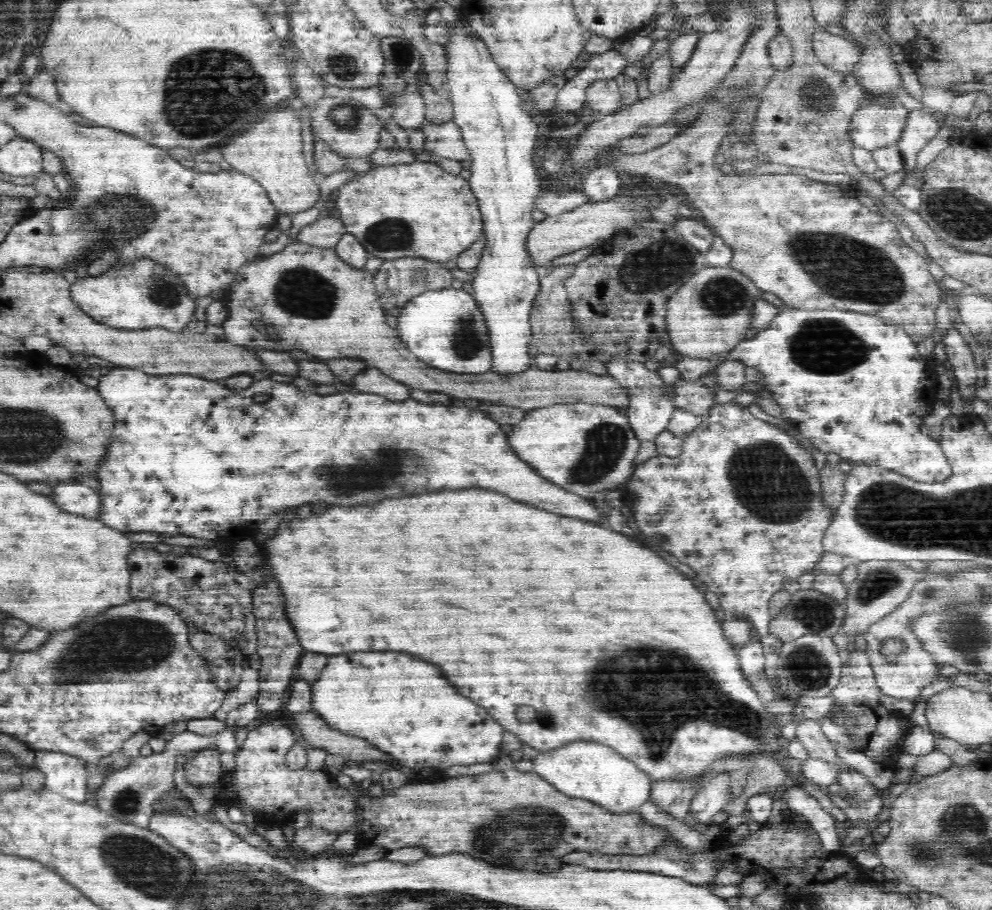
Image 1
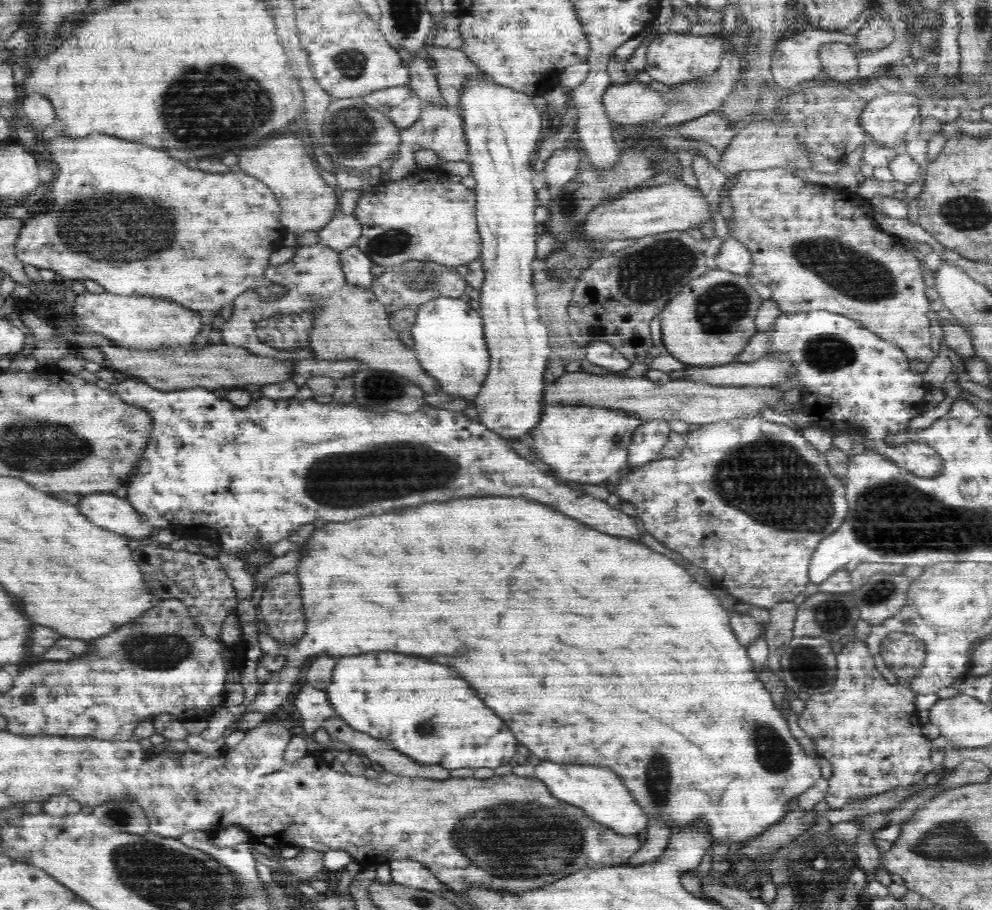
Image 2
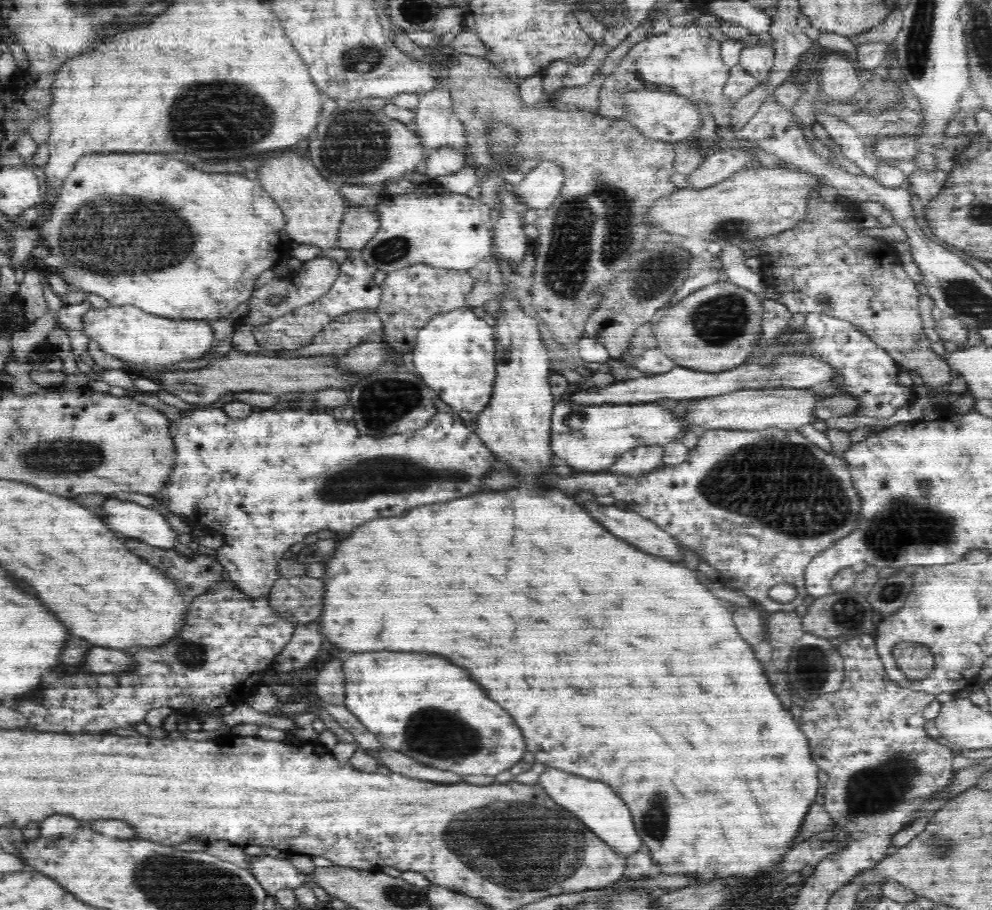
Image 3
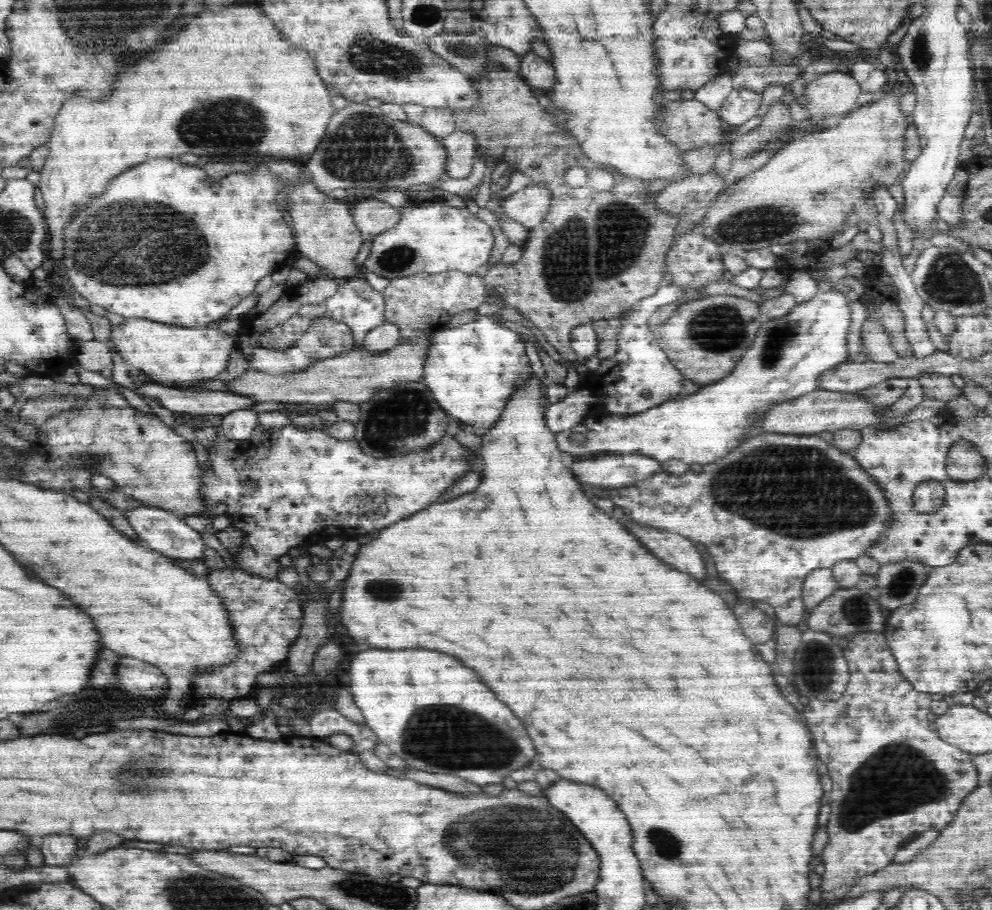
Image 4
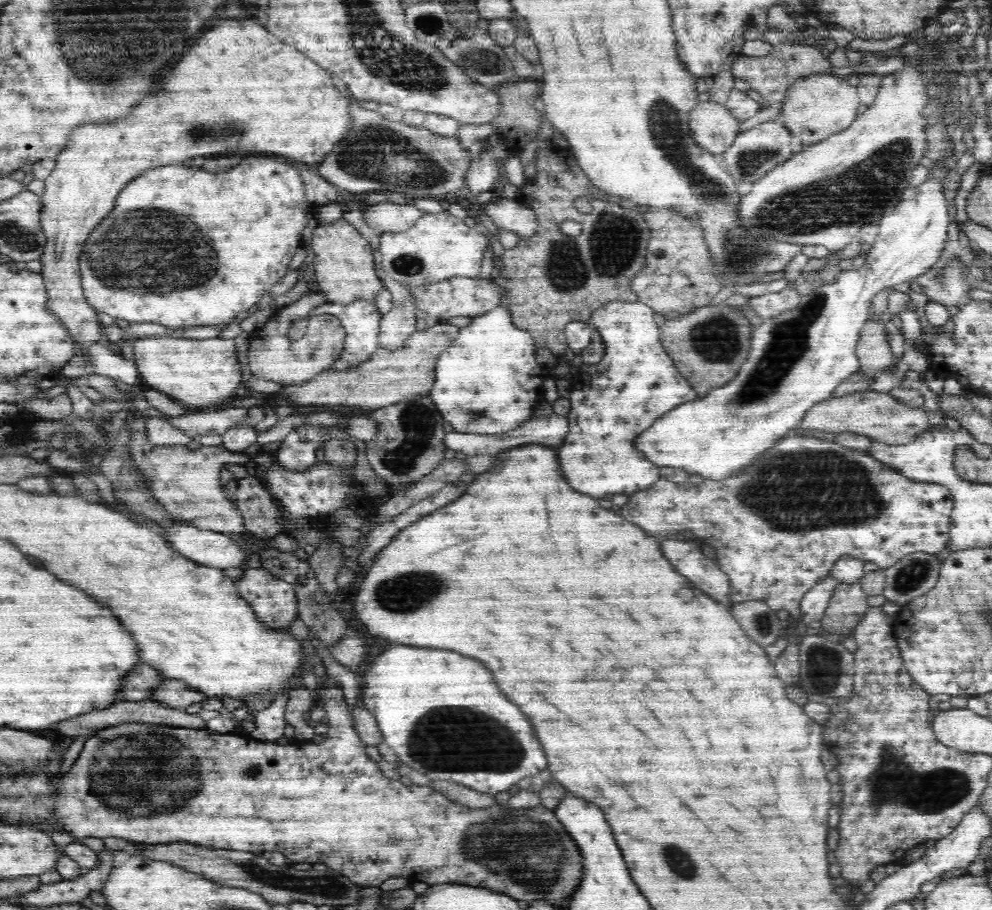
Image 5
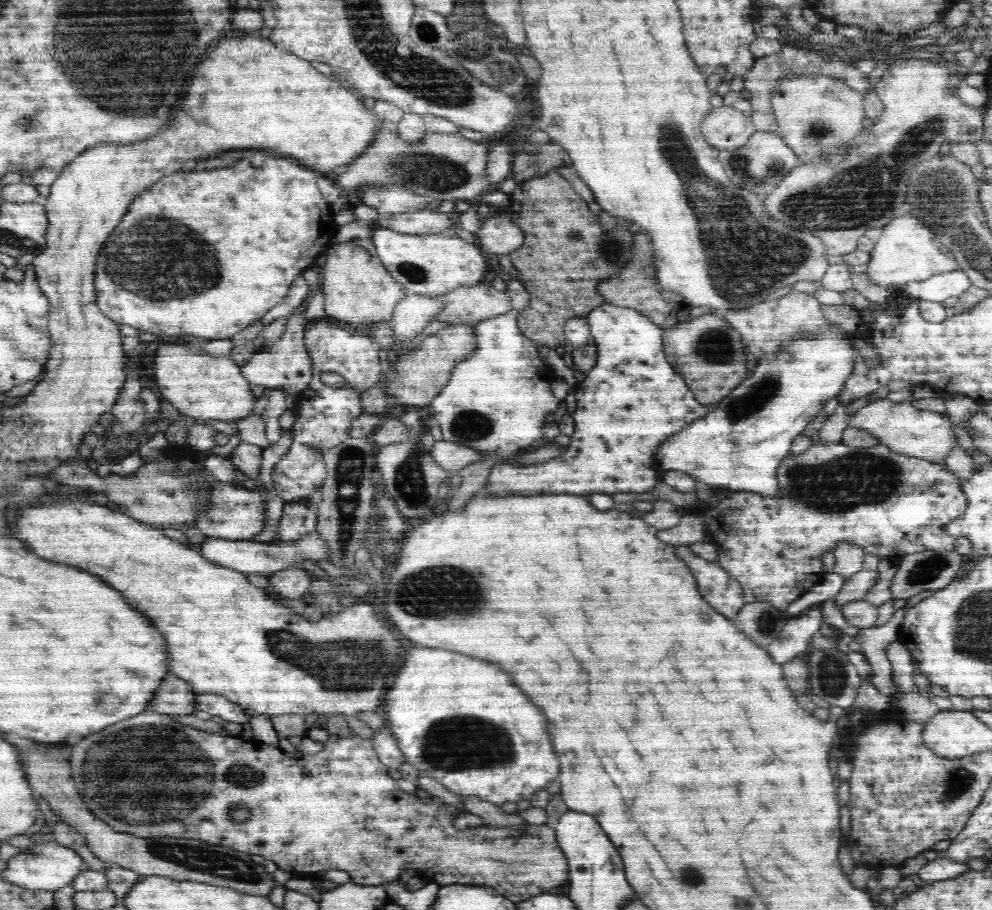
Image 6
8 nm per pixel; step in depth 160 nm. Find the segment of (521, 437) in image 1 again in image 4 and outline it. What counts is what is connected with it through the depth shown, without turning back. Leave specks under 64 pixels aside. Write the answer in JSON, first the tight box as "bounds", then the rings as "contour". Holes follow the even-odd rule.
{"bounds":[554,290,850,464],"contour":[[[820,290],[813,299],[797,304],[790,314],[765,321],[752,348],[728,376],[687,397],[670,399],[646,410],[614,410],[601,416],[584,416],[570,428],[554,432],[557,447],[580,460],[608,454],[637,454],[659,461],[681,458],[689,464],[706,464],[724,456],[740,438],[752,433],[746,421],[748,416],[764,412],[778,400],[818,389],[818,374],[846,358],[846,328],[850,318],[844,291]]]}

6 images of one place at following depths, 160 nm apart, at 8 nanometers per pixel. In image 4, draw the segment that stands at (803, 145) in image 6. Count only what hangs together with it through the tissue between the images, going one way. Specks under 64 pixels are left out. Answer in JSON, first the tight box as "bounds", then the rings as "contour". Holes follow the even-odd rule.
{"bounds":[804,70,861,123],"contour":[[[834,70],[823,73],[819,78],[811,80],[805,88],[808,100],[805,100],[804,108],[808,111],[810,118],[814,120],[826,120],[829,123],[836,122],[845,115],[849,115],[858,107],[858,96],[860,96],[861,86],[849,72]]]}

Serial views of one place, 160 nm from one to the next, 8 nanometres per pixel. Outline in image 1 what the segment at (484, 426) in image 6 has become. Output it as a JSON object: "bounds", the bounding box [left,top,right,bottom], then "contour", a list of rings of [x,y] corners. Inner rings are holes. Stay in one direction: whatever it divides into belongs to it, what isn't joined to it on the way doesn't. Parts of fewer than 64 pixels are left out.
{"bounds":[394,288,492,373],"contour":[[[434,288],[410,298],[396,312],[394,333],[414,358],[439,370],[478,373],[492,368],[488,324],[475,296],[464,289]]]}

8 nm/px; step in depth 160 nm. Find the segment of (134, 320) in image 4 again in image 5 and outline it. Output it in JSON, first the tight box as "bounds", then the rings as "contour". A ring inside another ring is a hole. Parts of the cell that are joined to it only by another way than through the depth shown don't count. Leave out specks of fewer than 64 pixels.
{"bounds":[132,335,242,410],"contour":[[[148,335],[135,338],[133,350],[132,361],[136,363],[138,367],[138,372],[141,376],[141,384],[147,387],[157,387],[162,392],[178,399],[180,402],[185,402],[190,406],[195,406],[196,408],[202,408],[202,410],[217,409],[217,407],[223,407],[223,405],[229,405],[233,402],[234,394],[239,391],[239,386],[241,383],[242,373],[240,371],[240,361],[236,358],[236,340],[232,338],[204,338],[204,340],[198,340],[198,338],[178,338],[178,336],[160,336],[160,335]]]}

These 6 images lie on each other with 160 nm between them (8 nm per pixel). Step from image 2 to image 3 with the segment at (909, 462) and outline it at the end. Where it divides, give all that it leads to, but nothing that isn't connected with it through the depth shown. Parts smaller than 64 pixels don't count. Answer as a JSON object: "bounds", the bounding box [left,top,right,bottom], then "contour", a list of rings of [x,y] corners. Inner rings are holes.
{"bounds":[799,314,920,418],"contour":[[[807,314],[799,336],[801,338],[800,349],[804,351],[804,354],[830,367],[830,380],[826,381],[830,381],[829,384],[836,386],[842,394],[856,400],[858,406],[850,416],[892,418],[900,408],[912,406],[914,400],[920,397],[911,390],[912,386],[906,386],[899,380],[901,366],[894,360],[894,357],[850,321],[842,320],[836,316],[828,316],[827,314]]]}

